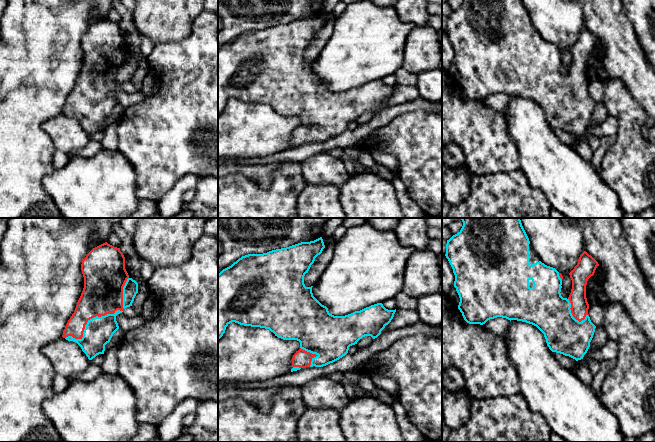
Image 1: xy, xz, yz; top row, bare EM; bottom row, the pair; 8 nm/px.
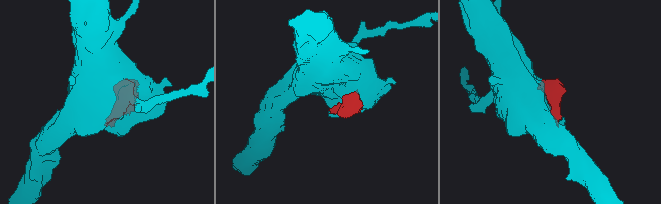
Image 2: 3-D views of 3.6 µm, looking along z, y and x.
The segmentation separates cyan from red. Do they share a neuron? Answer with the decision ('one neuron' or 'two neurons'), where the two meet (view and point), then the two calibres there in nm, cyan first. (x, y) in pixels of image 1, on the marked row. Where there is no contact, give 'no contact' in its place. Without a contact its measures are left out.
one neuron | xy (89, 320) | 220/320 nm

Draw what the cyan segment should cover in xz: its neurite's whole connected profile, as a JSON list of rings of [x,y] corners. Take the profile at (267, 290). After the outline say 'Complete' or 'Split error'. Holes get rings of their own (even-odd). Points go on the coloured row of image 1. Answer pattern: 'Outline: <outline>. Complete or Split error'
Outline: [[[320,237],[314,241],[301,242],[263,254],[248,254],[223,269],[218,274],[218,340],[232,322],[269,329],[275,336],[283,340],[297,340],[300,342],[300,349],[292,358],[291,372],[293,372],[306,367],[326,366],[345,356],[349,347],[357,344],[363,337],[377,338],[393,319],[396,309],[388,310],[382,303],[377,303],[345,316],[334,316],[313,296],[313,286],[305,286],[304,276],[324,248],[323,239]]]. Split error

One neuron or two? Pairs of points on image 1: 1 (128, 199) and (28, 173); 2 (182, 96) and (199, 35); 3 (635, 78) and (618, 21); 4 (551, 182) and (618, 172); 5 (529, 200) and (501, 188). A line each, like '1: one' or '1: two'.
1: two
2: one
3: one
4: two
5: one

